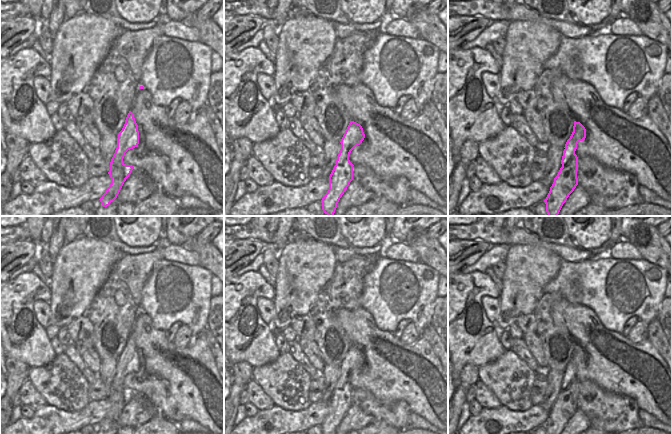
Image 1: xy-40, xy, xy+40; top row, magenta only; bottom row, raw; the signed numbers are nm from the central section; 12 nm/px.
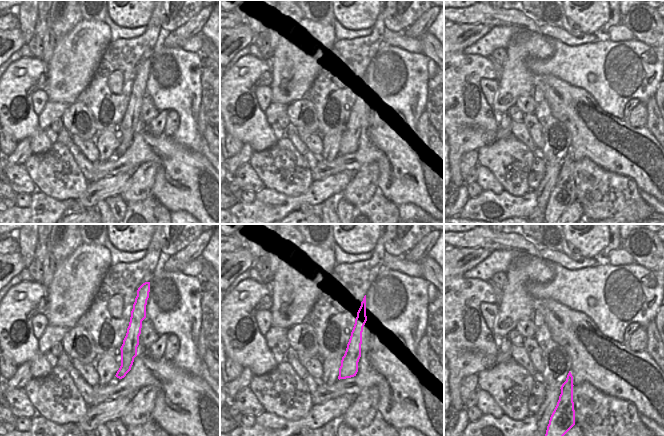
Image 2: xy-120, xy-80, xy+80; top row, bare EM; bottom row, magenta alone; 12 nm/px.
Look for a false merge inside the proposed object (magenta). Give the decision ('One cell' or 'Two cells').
One cell.

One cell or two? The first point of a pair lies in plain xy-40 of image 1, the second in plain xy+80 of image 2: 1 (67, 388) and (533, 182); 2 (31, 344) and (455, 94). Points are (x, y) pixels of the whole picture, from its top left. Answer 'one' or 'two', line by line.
1: two
2: one

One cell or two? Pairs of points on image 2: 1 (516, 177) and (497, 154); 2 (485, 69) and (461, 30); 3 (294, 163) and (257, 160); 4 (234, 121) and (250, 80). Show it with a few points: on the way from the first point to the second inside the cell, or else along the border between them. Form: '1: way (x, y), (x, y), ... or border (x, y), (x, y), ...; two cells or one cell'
1: way (512, 171), (503, 160); one cell
2: border (462, 50), (454, 53); two cells
3: way (285, 163), (266, 163); one cell
4: way (237, 111), (237, 93), (240, 90); one cell

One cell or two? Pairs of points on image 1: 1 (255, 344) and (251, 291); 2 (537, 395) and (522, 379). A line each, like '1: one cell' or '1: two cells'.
1: one cell
2: two cells

